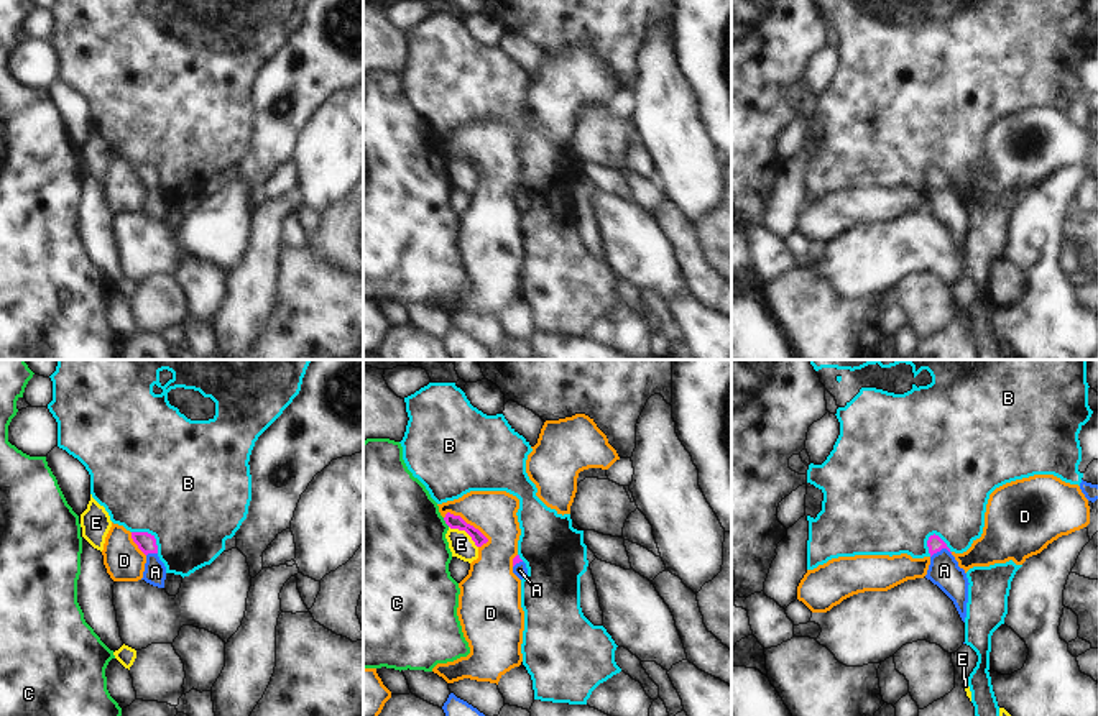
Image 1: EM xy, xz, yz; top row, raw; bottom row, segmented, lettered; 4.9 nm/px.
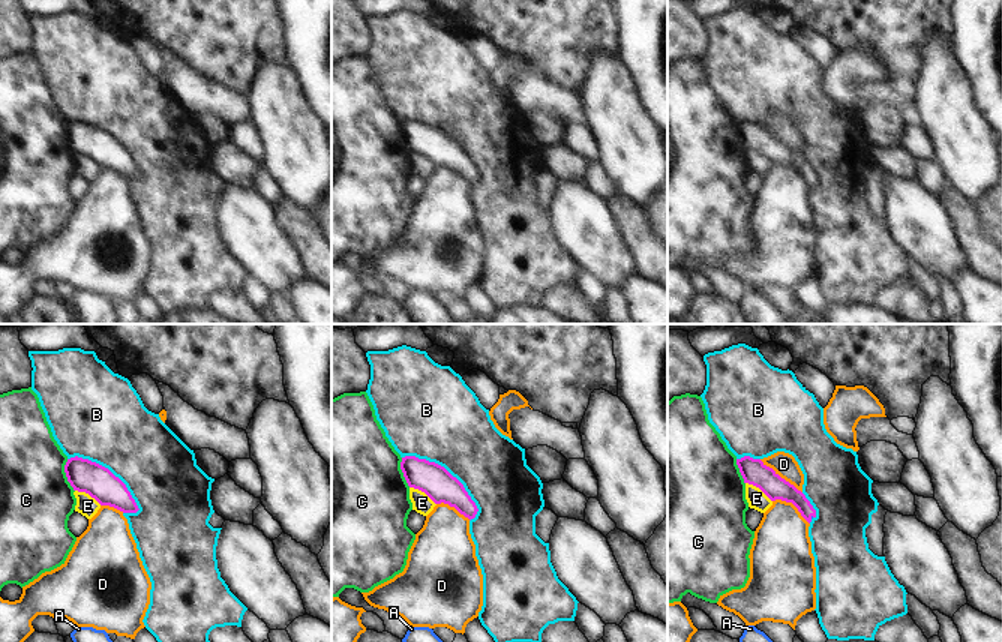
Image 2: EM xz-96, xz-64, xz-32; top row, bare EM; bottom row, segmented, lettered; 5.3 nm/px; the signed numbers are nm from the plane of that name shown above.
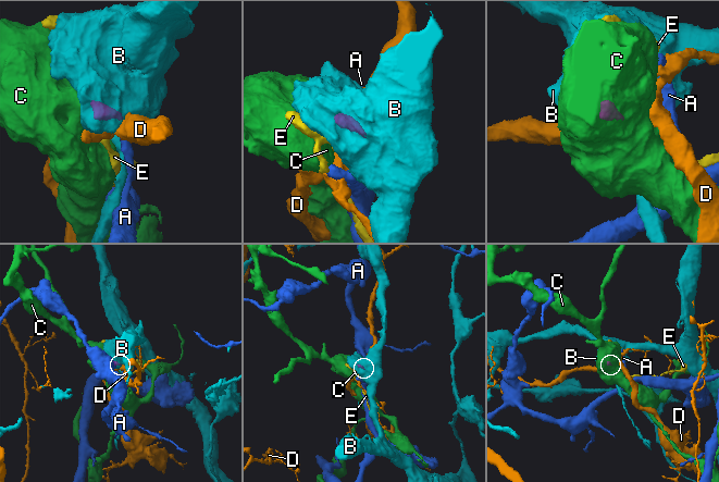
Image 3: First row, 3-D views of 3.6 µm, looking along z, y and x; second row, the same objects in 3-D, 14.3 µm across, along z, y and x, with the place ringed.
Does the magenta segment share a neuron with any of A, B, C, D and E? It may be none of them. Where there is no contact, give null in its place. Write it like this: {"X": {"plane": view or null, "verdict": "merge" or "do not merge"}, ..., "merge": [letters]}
{"A": {"plane": "yz", "verdict": "merge"}, "B": {"plane": "yz", "verdict": "do not merge"}, "C": {"plane": "xz", "verdict": "do not merge"}, "D": {"plane": "xz", "verdict": "do not merge"}, "E": {"plane": "xz", "verdict": "do not merge"}, "merge": ["A"]}

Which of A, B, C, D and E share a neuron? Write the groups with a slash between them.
A / B / C / D / E

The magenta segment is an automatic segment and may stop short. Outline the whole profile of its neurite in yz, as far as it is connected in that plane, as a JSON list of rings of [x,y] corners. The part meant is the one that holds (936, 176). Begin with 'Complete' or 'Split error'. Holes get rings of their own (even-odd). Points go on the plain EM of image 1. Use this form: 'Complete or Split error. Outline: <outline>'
Split error. Outline: [[[939,168],[927,172],[930,197],[925,210],[937,217],[955,236],[962,253],[967,250],[968,210],[963,200],[950,186],[950,181]]]

